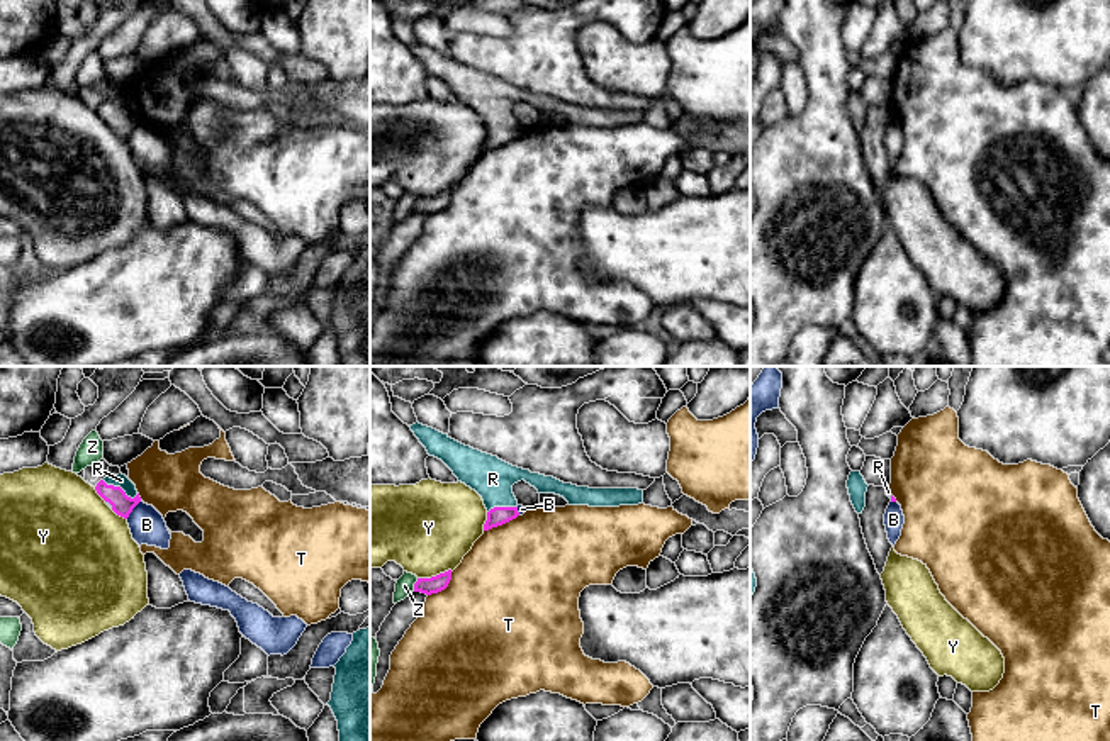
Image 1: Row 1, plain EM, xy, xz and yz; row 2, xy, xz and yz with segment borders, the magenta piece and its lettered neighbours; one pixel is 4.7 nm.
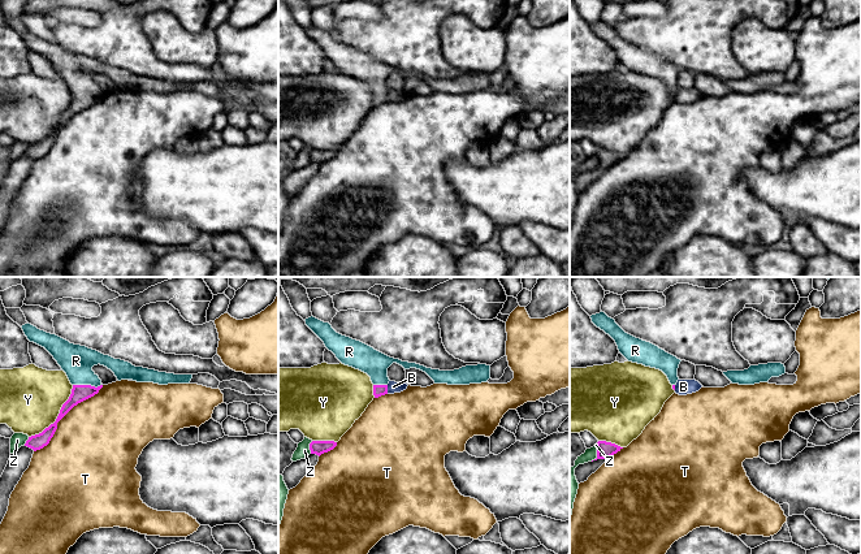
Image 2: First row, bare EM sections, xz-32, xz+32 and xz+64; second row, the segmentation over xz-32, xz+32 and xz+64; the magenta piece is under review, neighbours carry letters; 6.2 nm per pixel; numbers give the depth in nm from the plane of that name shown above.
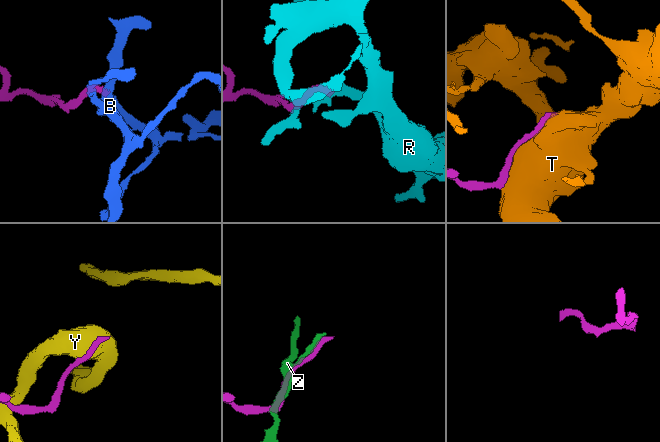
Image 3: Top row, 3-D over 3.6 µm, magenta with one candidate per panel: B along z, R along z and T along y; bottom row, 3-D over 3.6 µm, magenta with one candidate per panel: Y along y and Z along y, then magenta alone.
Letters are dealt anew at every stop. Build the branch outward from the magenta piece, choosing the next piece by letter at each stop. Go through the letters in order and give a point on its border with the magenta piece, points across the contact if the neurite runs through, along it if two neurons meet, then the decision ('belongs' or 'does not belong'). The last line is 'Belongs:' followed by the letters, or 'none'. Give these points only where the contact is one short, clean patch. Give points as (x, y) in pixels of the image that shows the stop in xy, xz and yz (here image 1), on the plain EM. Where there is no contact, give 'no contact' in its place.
B: contact xy (133, 128); border xy (141, 121), (126, 138); does not belong
R: contact xy (121, 109); way xy (123, 126), (121, 109), (121, 100); belongs
T: contact xz (501, 144); does not belong
Y: contact xz (437, 195); does not belong
Z: contact xz (414, 206); does not belong
Belongs: R

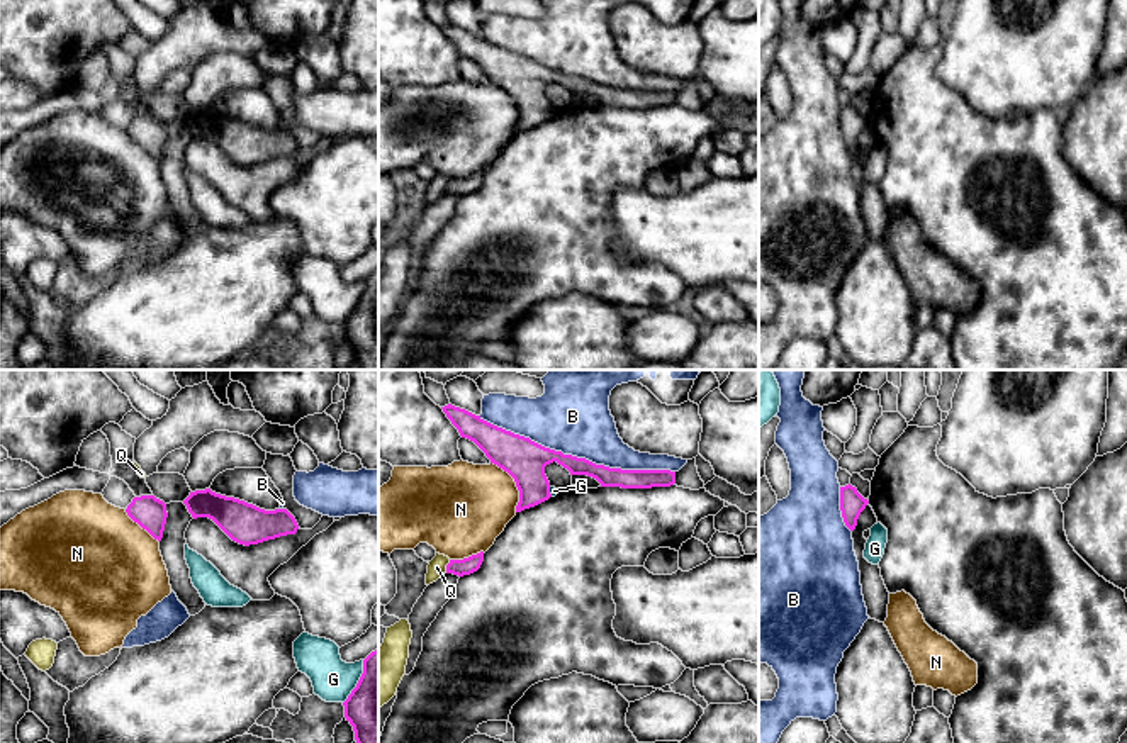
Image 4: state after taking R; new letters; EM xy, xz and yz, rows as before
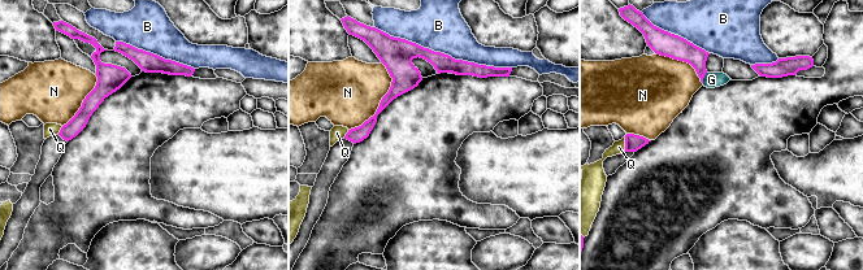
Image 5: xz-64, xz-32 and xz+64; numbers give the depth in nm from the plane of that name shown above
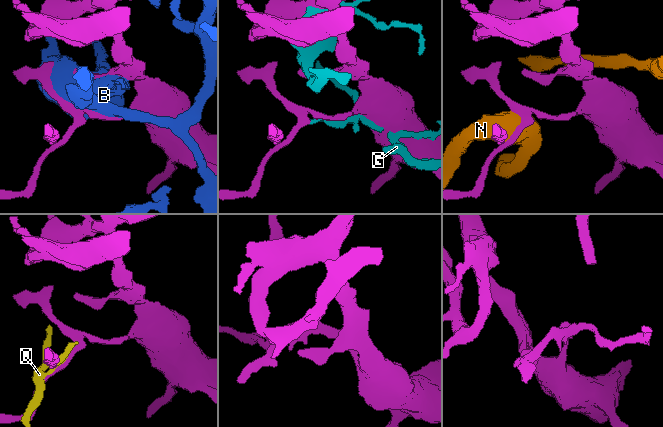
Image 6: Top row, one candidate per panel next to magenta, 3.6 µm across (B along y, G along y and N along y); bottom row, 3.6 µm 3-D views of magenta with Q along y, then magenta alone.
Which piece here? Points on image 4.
B: contact xz (576, 77); does not belong
G: contact xy (358, 302); does not belong
N: contact xz (516, 104); does not belong
Q: contact xz (447, 187); does not belong
Belongs: none

